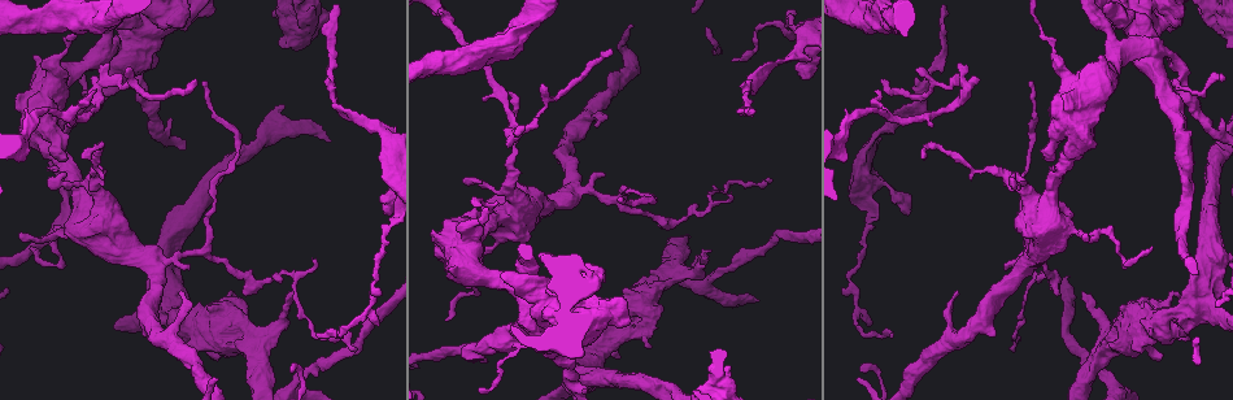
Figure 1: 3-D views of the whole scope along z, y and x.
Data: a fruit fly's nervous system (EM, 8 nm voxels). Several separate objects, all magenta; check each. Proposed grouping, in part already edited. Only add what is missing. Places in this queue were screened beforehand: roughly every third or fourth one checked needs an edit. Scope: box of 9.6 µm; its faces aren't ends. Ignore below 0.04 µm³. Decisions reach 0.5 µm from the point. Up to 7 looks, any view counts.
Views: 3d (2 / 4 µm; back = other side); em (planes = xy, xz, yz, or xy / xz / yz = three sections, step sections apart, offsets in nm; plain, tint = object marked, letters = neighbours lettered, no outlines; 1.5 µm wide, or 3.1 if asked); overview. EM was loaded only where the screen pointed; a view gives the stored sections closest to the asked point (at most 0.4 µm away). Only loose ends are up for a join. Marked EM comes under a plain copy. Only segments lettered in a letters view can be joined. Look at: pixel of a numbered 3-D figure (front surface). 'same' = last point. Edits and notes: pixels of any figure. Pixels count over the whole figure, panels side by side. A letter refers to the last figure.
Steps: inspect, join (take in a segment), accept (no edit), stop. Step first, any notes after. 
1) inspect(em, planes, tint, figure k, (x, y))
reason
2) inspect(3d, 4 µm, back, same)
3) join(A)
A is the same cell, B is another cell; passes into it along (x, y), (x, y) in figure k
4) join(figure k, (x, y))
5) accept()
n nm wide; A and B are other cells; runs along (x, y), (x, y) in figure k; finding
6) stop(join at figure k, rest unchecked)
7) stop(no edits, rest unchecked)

inspect(3d, 4 µm, figure 1, (315, 334))
free end

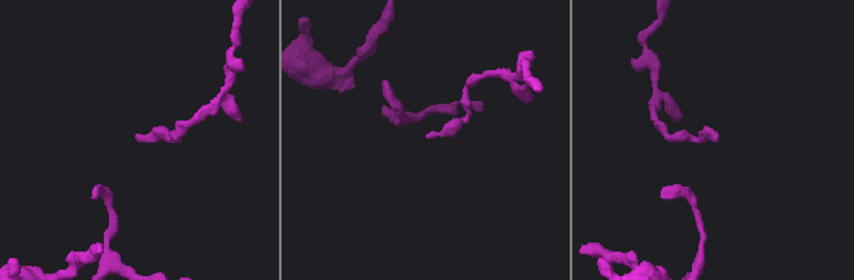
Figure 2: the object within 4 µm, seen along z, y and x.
inspect(em, planes, letters, figure 2, (428, 136))

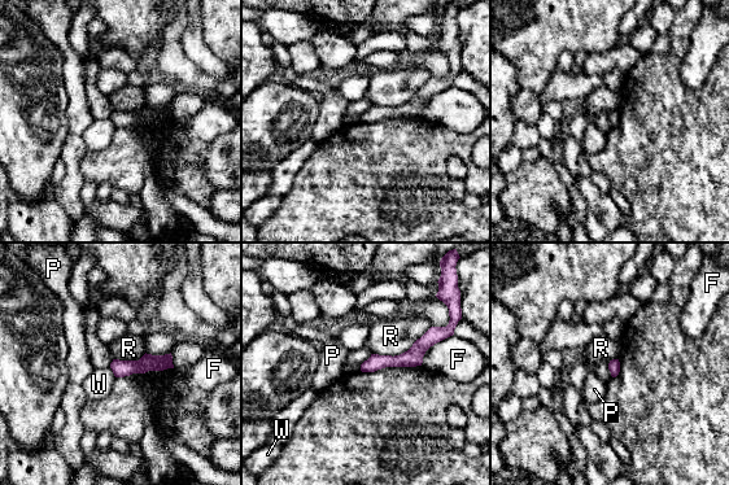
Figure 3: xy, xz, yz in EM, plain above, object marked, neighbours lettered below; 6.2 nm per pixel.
accept()
R touches over 400 nm; F, P, R and W are other cells; border along (109, 367), (116, 376) in figure 3; no lettered segment goes on from it

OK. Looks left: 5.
inspect(em, planes, letters, figure 1, (708, 251))
branch stops here

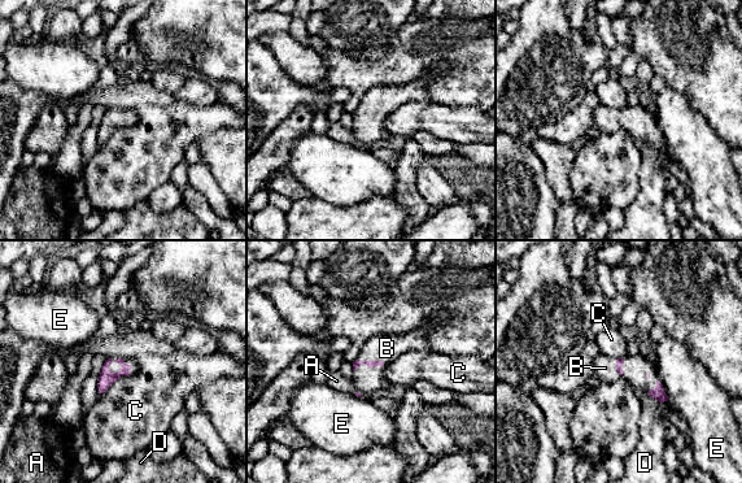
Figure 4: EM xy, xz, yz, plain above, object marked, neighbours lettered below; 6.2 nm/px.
join(B)
B touches over 180 nm; B is the same cell, A, C, D and E are other cells; passes into it along (371, 364), (371, 361), (387, 348) in figure 4; it goes on there

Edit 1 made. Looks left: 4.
inspect(overview)

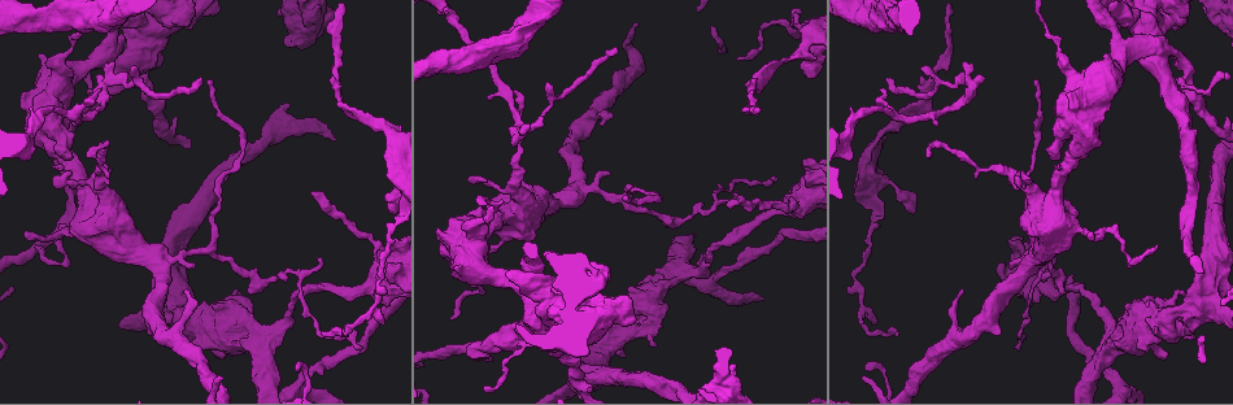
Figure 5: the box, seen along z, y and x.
inspect(em, planes, letters, figure 5, (358, 347))
tapers out

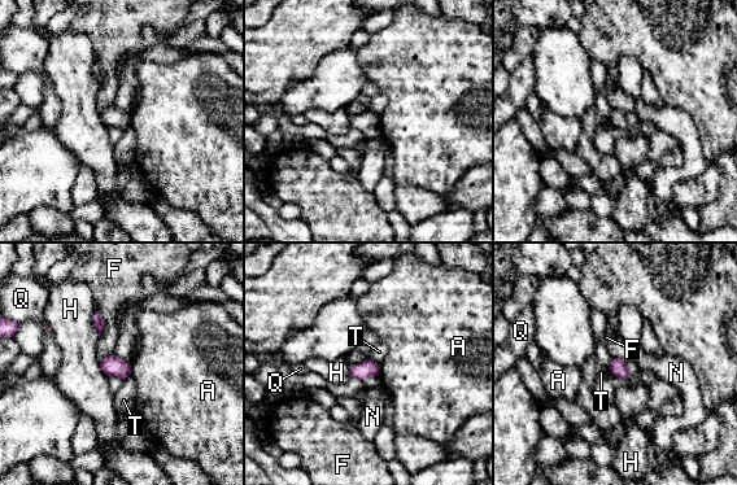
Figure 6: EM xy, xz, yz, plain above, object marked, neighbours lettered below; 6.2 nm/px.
accept()
110 nm wide; A, F, H, N, Q and T are other cells; border along (369, 358), (379, 365) in figure 6; no lettered segment goes on from it

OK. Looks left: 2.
stop(join at figure 4, rest unchecked)

